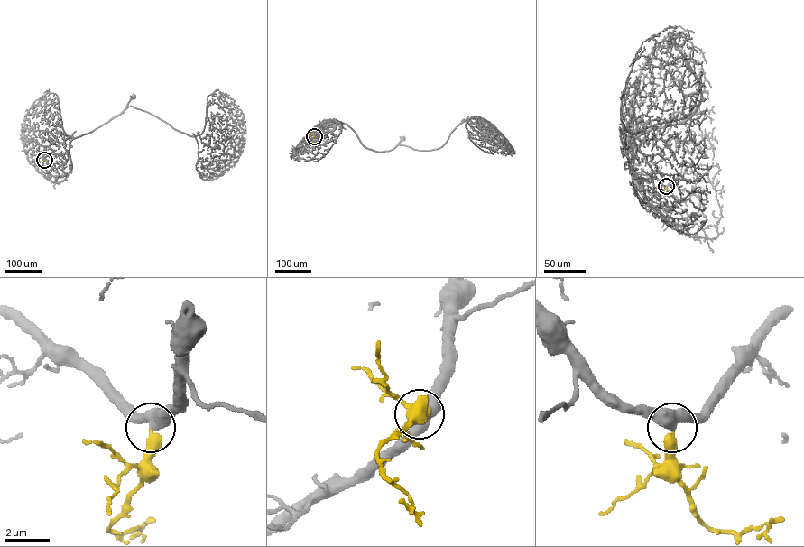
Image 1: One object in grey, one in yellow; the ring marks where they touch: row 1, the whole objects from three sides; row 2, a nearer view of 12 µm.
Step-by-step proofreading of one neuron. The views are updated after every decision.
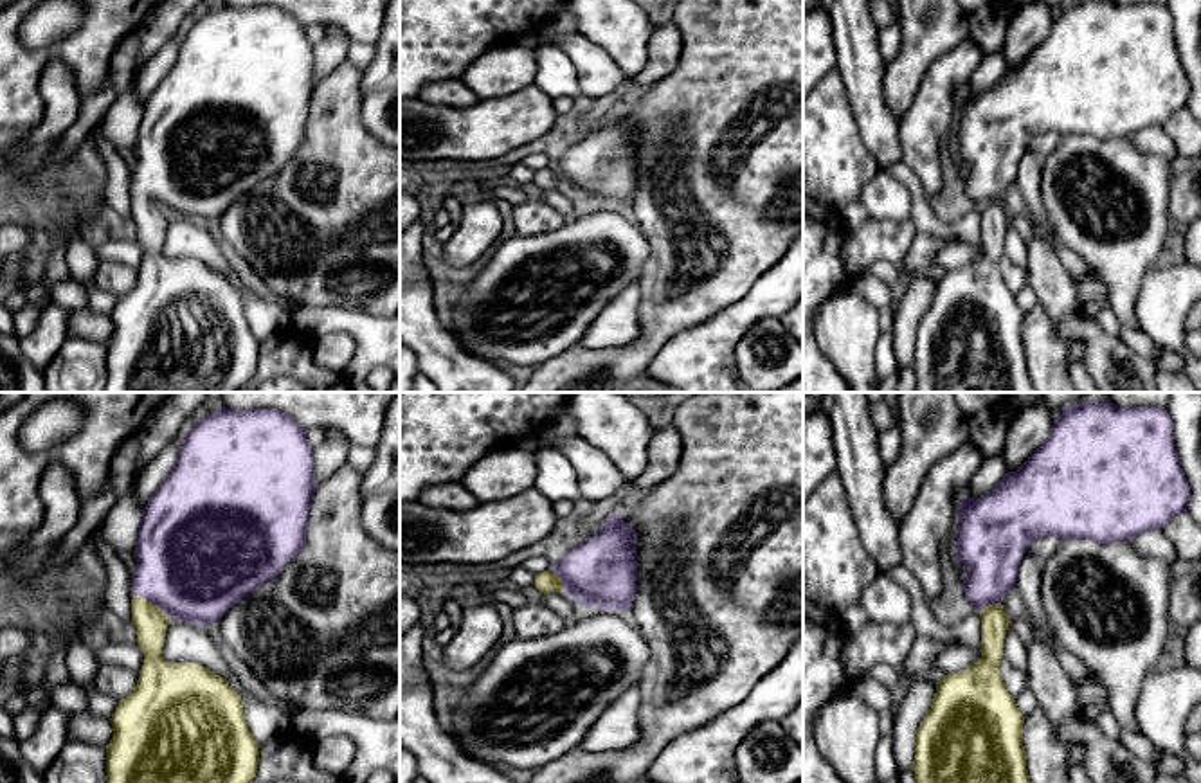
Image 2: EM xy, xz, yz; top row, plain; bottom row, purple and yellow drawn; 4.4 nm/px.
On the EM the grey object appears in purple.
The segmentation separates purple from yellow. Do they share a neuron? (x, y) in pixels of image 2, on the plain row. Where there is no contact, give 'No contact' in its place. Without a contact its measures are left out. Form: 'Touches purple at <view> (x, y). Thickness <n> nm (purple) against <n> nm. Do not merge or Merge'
Touches purple at xy (153, 200). Thickness 500 nm (purple) against 140 nm. Merge

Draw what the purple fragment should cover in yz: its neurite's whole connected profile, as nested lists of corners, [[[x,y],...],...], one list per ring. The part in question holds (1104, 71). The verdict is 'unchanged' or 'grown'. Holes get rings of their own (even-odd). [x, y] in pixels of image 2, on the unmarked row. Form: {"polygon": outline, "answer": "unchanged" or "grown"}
{"polygon": [[[1113,0],[1064,4],[1048,36],[1016,68],[1007,68],[981,95],[967,90],[960,95],[954,146],[956,157],[969,167],[965,194],[981,214],[981,256],[936,279],[915,338],[915,392],[1035,392],[1023,344],[1025,313],[999,268],[1010,220],[1001,198],[1016,184],[1021,153],[1041,133],[1098,140],[1131,137],[1163,126],[1172,113],[1187,108],[1188,97],[1190,83],[1167,5],[1122,5]]], "answer": "grown"}

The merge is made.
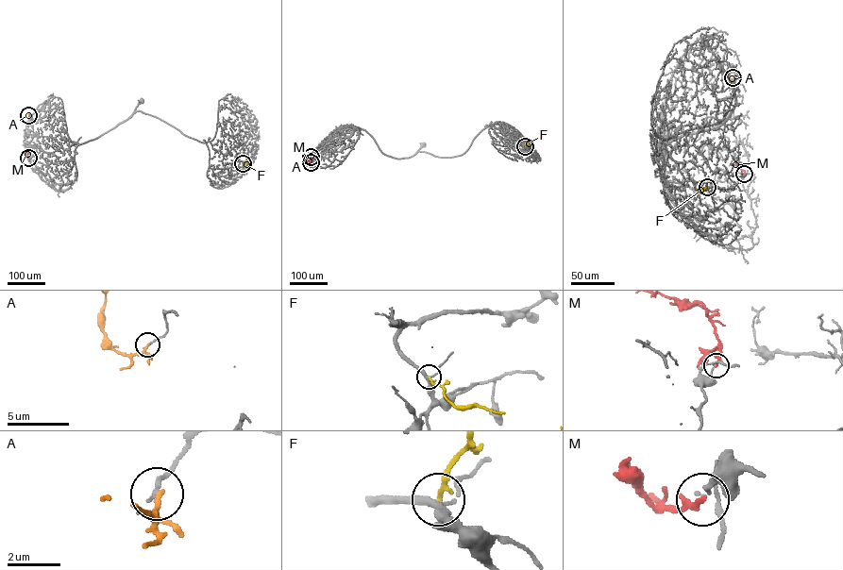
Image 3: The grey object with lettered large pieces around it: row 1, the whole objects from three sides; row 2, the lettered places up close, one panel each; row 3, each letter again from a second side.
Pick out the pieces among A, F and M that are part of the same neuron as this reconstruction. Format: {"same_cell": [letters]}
{"same_cell": []}

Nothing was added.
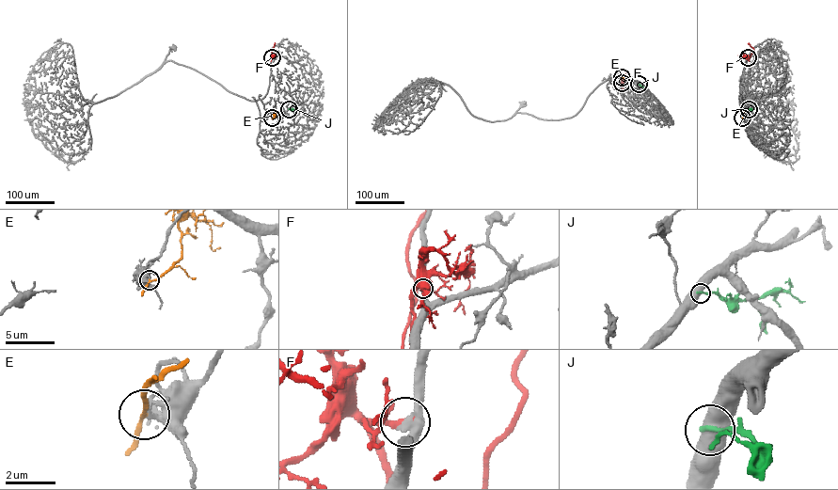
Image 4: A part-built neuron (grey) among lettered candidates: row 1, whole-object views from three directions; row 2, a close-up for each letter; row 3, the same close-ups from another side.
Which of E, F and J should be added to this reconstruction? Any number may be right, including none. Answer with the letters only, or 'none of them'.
none of them

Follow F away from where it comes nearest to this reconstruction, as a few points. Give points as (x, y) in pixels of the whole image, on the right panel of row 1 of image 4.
F: (748, 57), (748, 60), (753, 49), (749, 42)

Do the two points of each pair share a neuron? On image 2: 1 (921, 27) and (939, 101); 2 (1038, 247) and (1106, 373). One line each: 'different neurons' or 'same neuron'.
1: different neurons
2: same neuron

